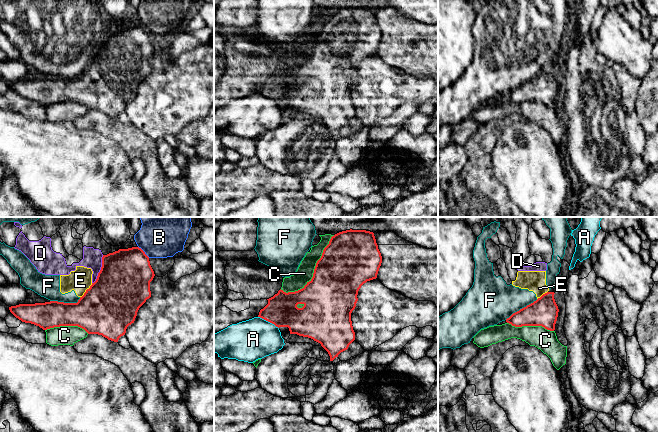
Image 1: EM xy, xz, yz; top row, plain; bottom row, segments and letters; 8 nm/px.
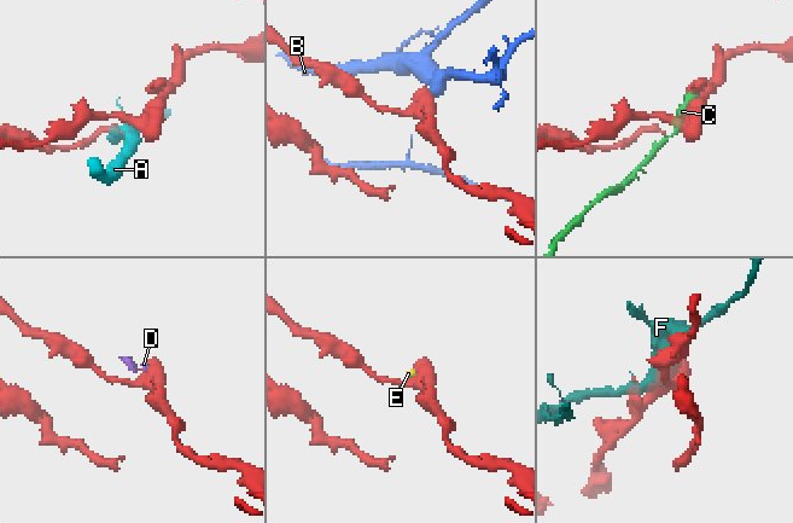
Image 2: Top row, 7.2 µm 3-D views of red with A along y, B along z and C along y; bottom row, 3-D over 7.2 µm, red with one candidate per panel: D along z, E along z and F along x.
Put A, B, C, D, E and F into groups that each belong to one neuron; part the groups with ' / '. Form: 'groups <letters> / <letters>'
groups A / B / C / D E F

